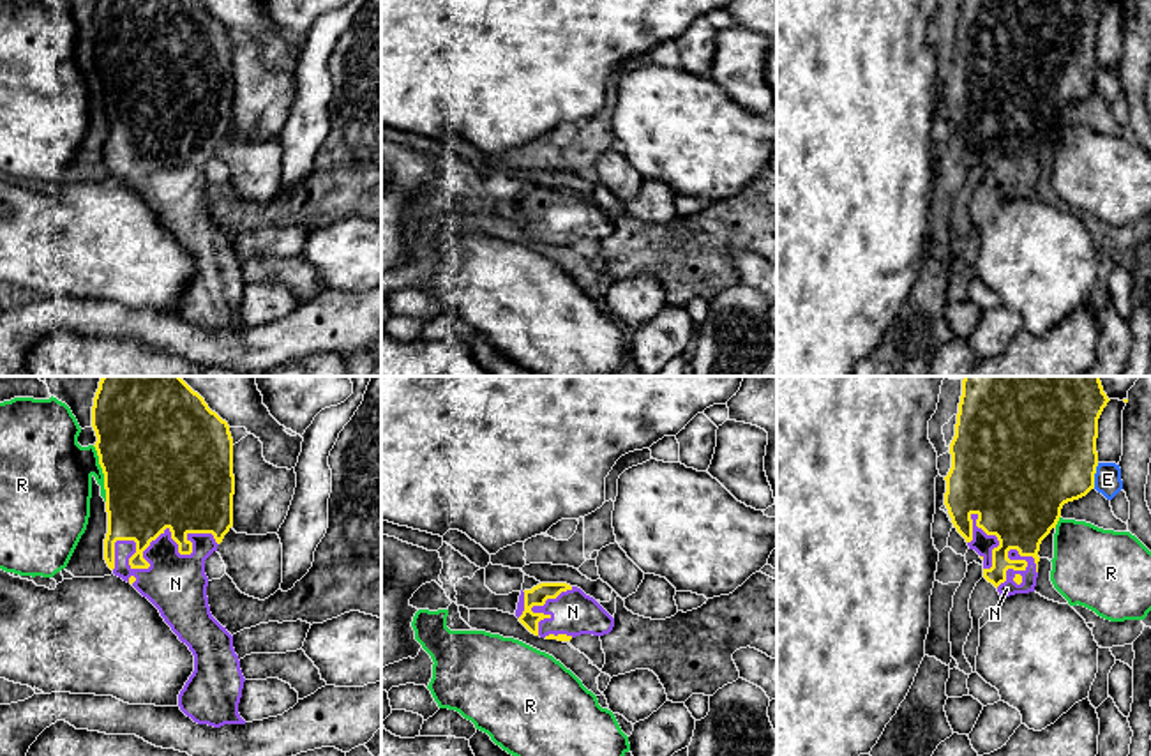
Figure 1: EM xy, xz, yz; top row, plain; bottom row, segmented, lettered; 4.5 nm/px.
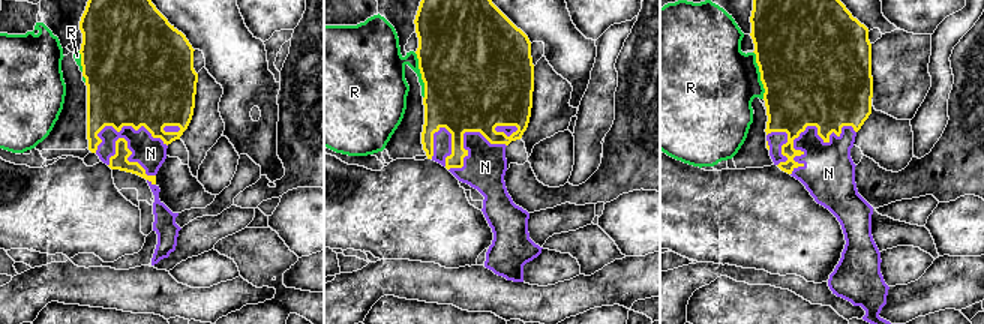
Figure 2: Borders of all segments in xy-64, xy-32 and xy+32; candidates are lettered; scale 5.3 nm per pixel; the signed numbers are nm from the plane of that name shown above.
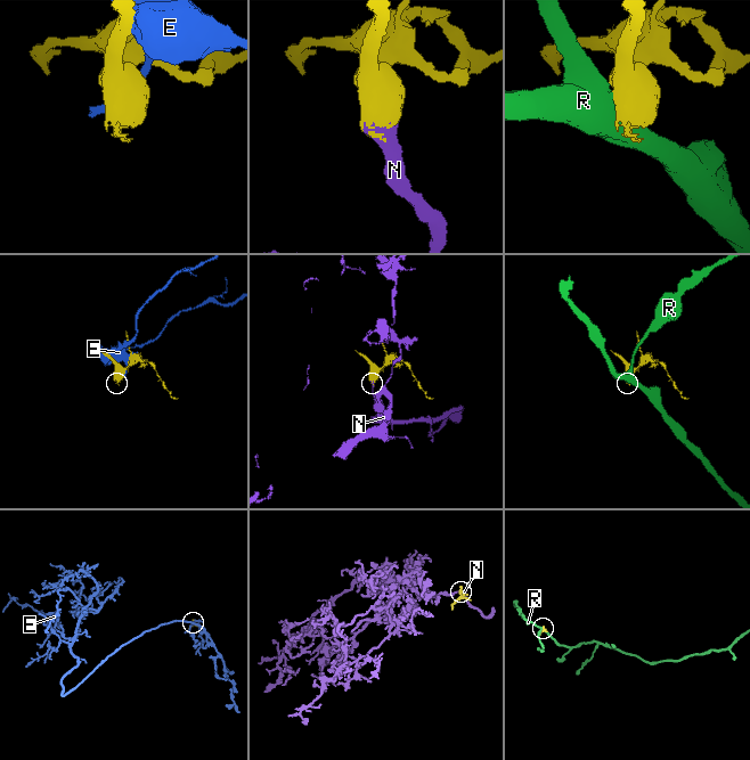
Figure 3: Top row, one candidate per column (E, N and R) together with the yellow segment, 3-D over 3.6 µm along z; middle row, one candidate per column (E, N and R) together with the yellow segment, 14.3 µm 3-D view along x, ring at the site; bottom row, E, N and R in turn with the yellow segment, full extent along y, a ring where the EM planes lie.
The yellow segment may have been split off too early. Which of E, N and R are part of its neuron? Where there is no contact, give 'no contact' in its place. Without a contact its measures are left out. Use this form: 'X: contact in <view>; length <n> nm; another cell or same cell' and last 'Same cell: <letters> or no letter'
E: contact in yz; length 110 nm; another cell
N: contact in xy; length 500 nm; same cell
R: contact in xy; length 260 nm; another cell
Same cell: N

